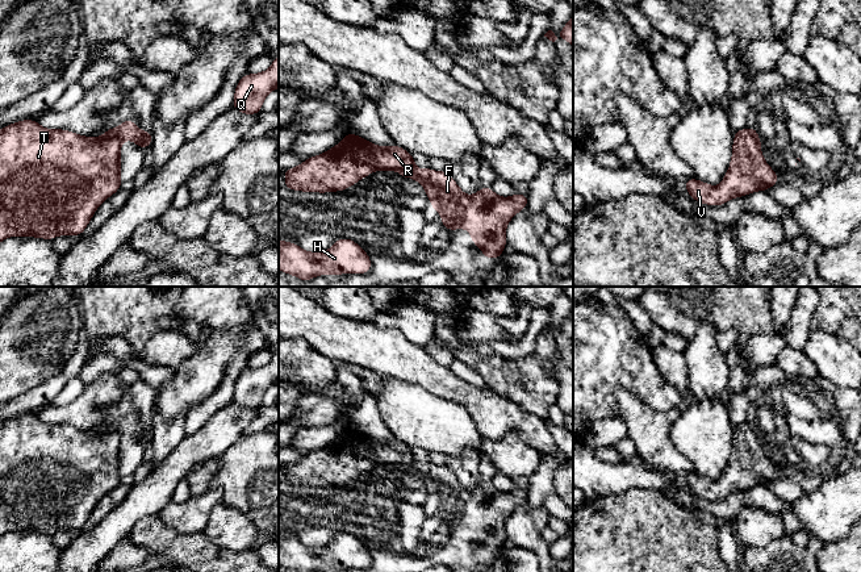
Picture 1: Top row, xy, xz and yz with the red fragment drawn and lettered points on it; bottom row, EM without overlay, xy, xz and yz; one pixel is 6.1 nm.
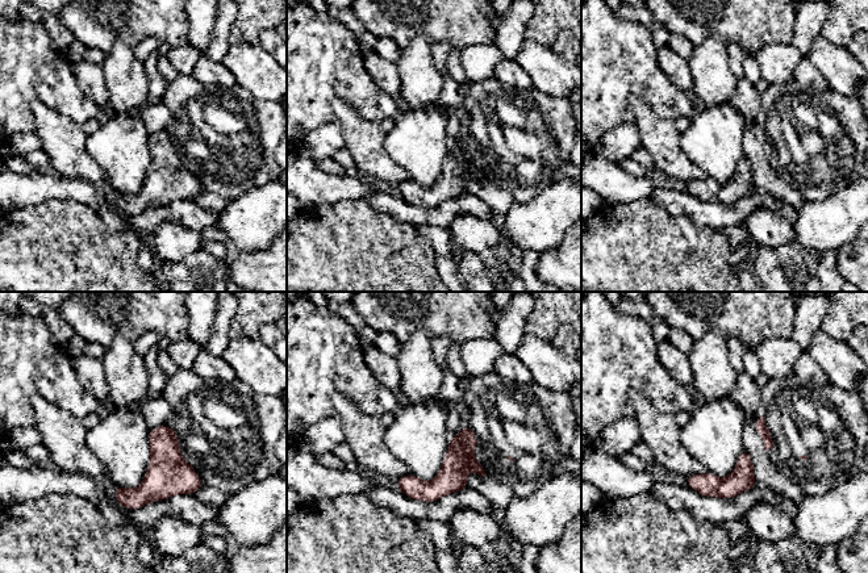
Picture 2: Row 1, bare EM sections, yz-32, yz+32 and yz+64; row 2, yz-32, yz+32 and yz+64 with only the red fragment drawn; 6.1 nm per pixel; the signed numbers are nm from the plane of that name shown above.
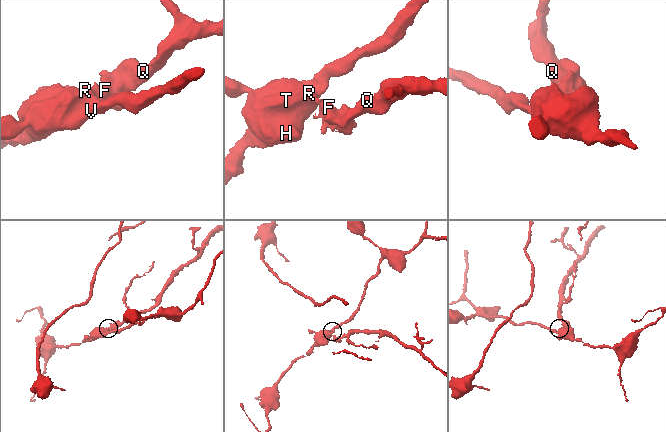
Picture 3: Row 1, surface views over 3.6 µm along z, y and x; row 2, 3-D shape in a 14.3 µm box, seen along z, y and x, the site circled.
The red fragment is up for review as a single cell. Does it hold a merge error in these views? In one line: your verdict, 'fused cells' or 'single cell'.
fused cells

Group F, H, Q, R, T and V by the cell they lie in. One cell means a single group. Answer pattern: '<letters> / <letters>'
F Q / H R T V

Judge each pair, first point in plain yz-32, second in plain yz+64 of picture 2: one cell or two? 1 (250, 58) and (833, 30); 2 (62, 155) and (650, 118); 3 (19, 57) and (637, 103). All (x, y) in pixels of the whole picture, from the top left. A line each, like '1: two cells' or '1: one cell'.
1: two cells
2: one cell
3: two cells

